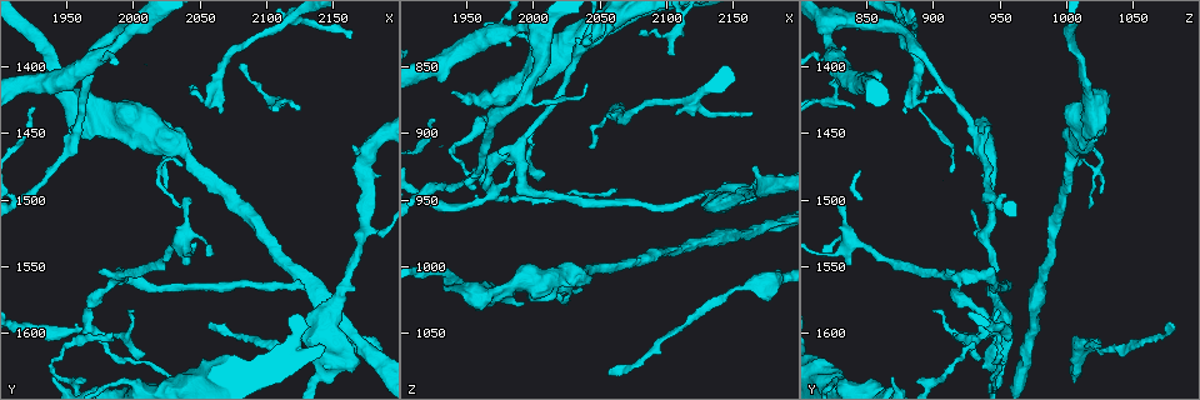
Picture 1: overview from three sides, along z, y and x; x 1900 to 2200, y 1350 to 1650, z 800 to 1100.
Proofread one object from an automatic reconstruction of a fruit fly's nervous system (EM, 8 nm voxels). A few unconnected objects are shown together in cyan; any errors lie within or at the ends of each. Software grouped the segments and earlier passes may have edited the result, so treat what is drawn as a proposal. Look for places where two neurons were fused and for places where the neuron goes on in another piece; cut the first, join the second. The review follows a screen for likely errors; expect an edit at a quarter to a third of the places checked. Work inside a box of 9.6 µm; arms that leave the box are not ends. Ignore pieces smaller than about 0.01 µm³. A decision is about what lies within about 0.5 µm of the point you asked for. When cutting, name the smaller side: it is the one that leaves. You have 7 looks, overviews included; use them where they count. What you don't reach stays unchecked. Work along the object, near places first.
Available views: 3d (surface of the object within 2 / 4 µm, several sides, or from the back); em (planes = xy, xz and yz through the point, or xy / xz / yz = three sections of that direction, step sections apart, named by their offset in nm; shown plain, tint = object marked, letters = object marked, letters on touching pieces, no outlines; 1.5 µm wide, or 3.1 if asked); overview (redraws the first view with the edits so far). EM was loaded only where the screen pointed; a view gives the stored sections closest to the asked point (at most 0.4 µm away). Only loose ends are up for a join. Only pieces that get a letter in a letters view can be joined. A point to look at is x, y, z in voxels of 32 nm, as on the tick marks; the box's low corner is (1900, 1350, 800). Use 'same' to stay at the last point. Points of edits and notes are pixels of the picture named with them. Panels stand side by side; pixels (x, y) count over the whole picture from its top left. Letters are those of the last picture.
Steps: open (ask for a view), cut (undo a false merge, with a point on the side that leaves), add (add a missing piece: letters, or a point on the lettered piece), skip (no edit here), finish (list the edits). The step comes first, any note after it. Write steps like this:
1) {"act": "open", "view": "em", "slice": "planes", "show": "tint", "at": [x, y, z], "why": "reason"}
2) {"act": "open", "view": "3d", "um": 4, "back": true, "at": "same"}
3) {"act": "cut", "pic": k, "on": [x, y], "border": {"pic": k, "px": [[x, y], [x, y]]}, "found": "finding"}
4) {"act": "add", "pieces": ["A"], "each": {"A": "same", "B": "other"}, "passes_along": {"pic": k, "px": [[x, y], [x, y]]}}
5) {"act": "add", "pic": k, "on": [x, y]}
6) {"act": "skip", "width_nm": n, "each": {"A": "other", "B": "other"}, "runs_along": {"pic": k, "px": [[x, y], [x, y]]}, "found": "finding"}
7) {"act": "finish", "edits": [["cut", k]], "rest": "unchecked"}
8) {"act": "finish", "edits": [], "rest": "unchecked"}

{"act": "open", "view": "em", "slice": "yz", "step": 4, "show": "letters", "at": [2056, 1592, 1076]}

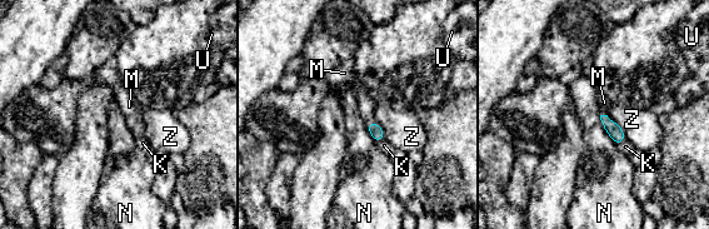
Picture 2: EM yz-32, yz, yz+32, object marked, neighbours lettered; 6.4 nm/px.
{"act": "add", "pieces": ["M"], "longest_contact_nm": ["N", 240], "each": {"K": "other", "M": "same", "N": "other", "U": "other", "Z": "other"}, "found": "the neuron continues"}

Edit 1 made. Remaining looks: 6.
{"act": "open", "view": "overview"}

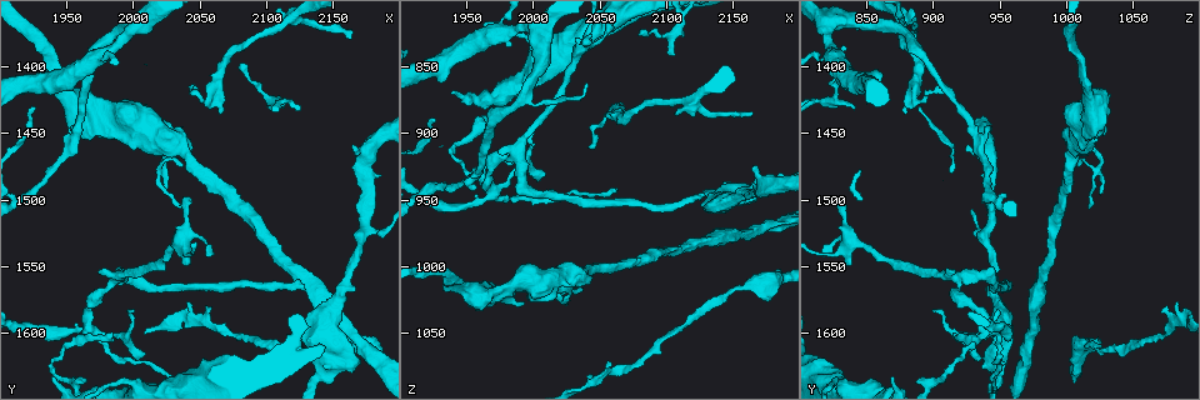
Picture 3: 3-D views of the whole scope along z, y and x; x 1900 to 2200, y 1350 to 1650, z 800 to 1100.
{"act": "open", "view": "em", "slice": "yz", "step": 4, "show": "letters", "at": [2062, 1418, 886], "why": "sudden change in width"}

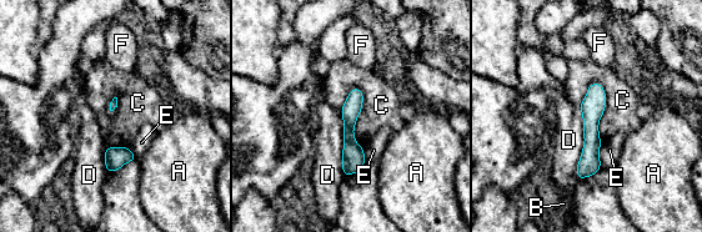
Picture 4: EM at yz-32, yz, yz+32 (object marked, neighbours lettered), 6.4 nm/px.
{"act": "skip", "each": {"A": "other", "B": "other", "C": "other", "D": "other", "E": "other", "F": "other"}, "border": {"pic": 4, "px": [[578, 106], [580, 178]]}, "found": "one neuron here"}

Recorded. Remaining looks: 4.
{"act": "finish", "edits": [["add", 2]], "rest": "unchecked"}

